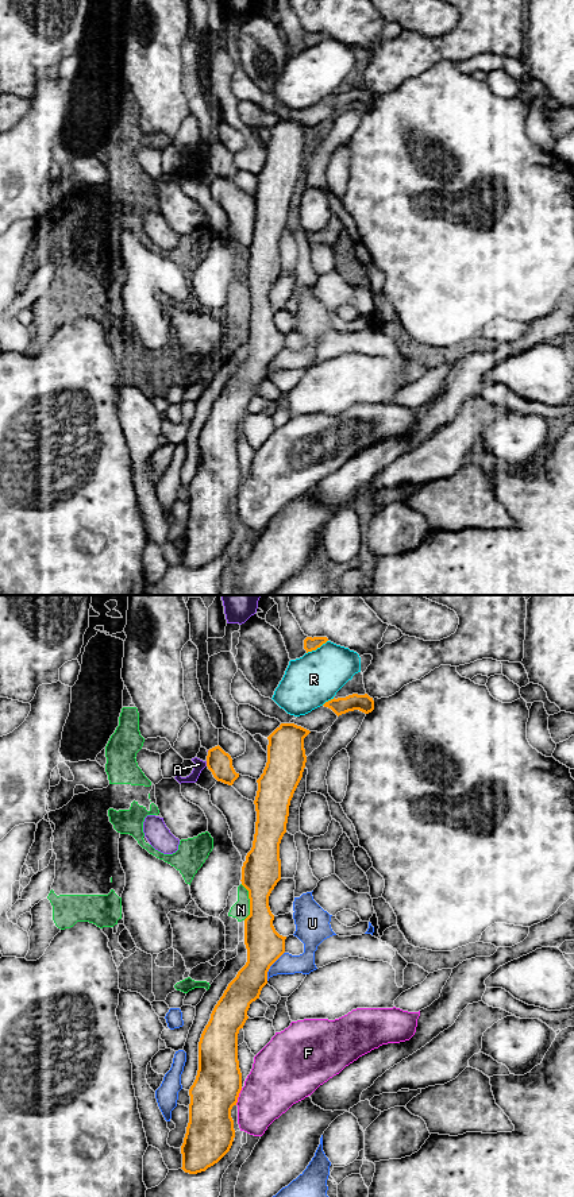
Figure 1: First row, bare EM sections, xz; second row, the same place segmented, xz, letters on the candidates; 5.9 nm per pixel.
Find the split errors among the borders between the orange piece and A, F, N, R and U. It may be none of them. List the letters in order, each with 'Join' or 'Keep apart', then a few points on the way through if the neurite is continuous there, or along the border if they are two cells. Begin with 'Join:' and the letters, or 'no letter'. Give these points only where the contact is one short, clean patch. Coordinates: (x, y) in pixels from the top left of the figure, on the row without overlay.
Join: no letter
A: Keep apart
F: Keep apart. Boundary: xz (242, 483), (235, 499)
N: Keep apart. Boundary: xz (241, 280), (247, 286), (249, 294), (249, 311), (245, 315)
R: Keep apart
U: Keep apart

